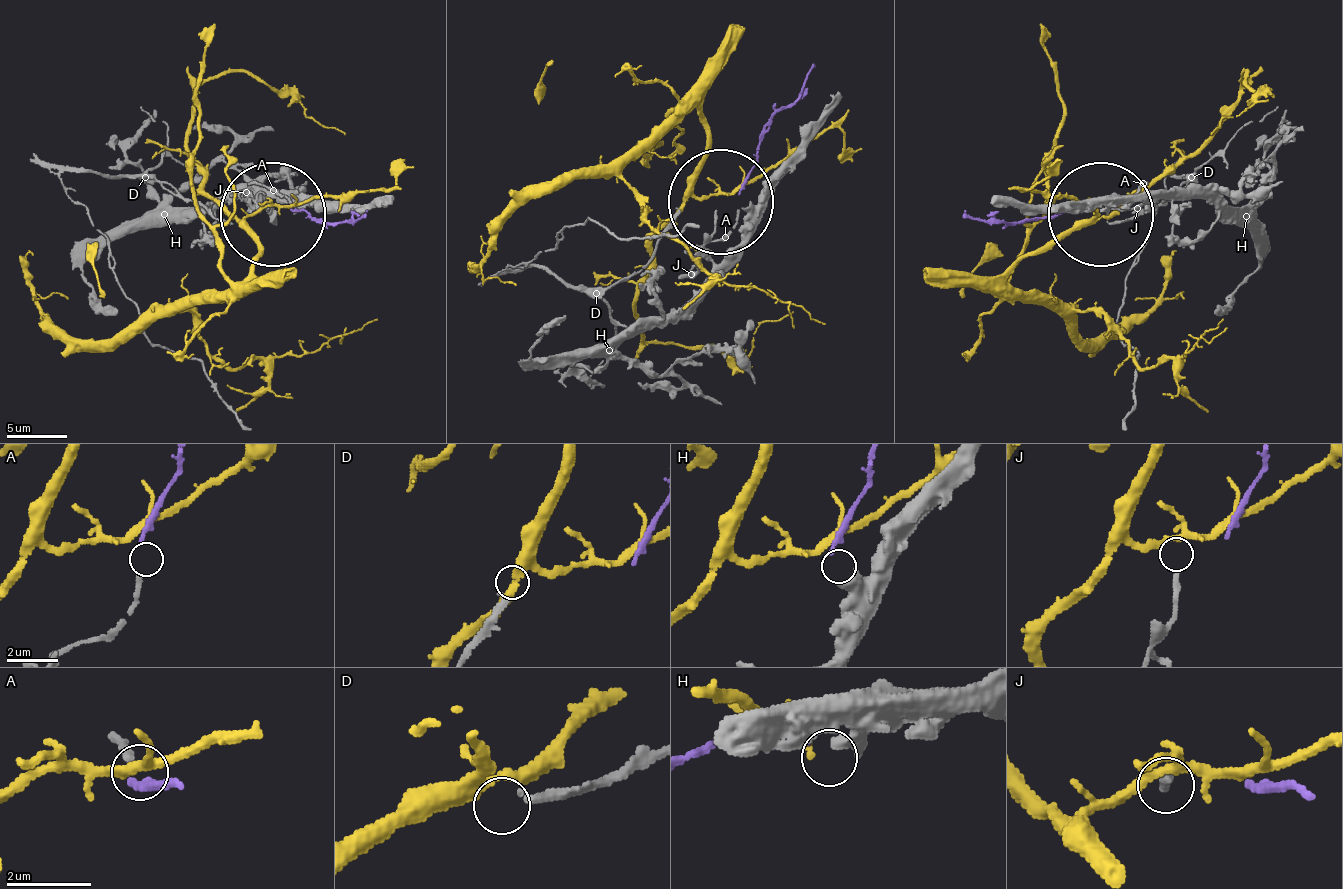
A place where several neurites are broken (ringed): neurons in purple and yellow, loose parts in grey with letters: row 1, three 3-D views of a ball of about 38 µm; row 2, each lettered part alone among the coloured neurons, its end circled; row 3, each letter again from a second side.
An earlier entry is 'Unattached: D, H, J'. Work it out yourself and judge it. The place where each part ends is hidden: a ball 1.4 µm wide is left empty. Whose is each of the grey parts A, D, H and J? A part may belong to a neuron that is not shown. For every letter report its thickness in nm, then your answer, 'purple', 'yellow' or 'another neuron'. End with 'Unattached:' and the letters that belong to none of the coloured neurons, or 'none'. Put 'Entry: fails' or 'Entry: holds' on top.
Entry: holds
A: 180 nm thick; purple
D: 240 nm thick; another neuron
H: 360 nm thick; another neuron
J: 200 nm thick; another neuron
Unattached: D, H, J

